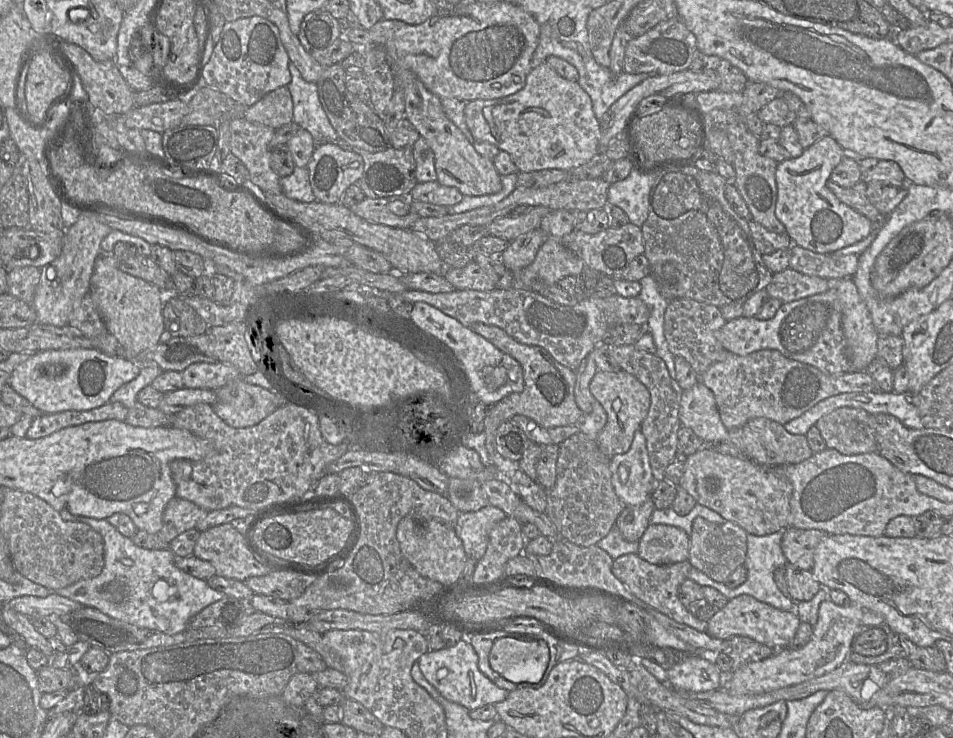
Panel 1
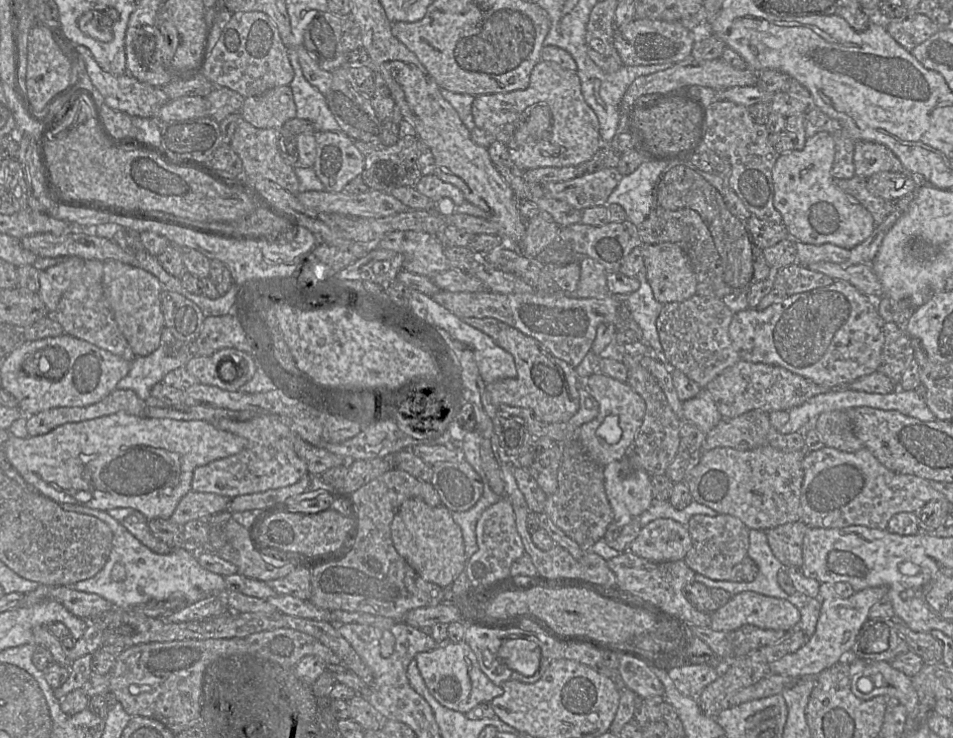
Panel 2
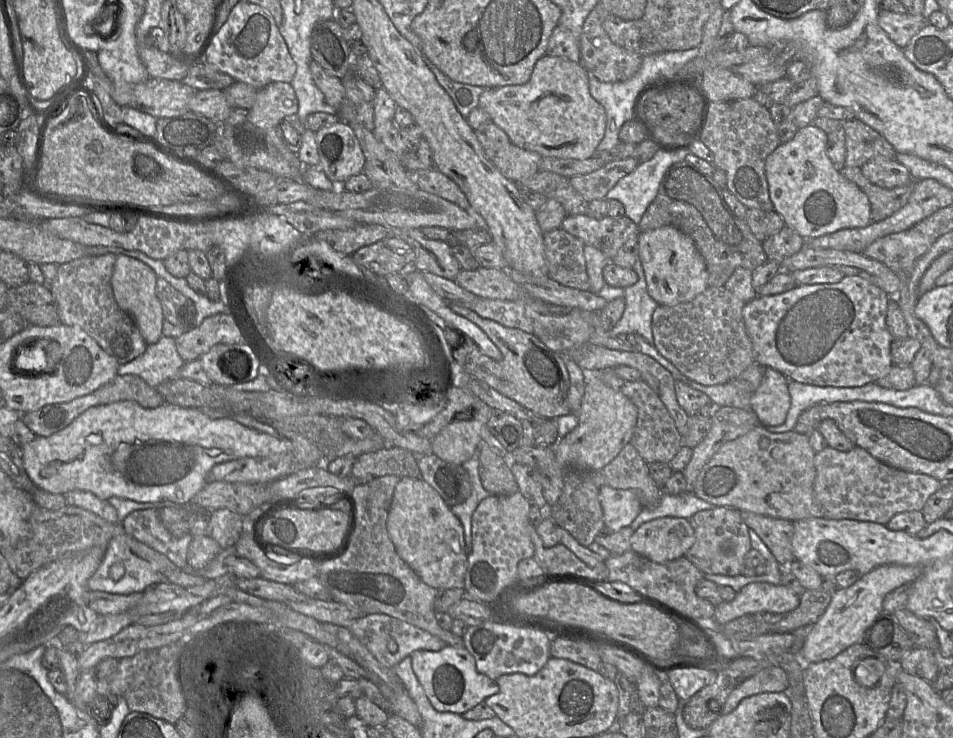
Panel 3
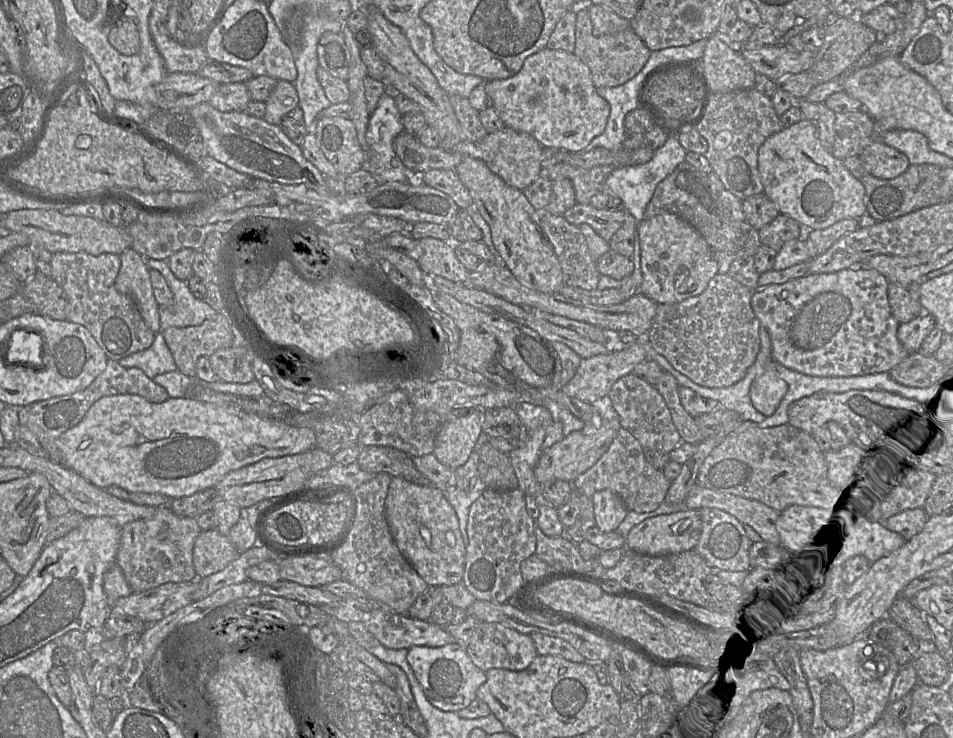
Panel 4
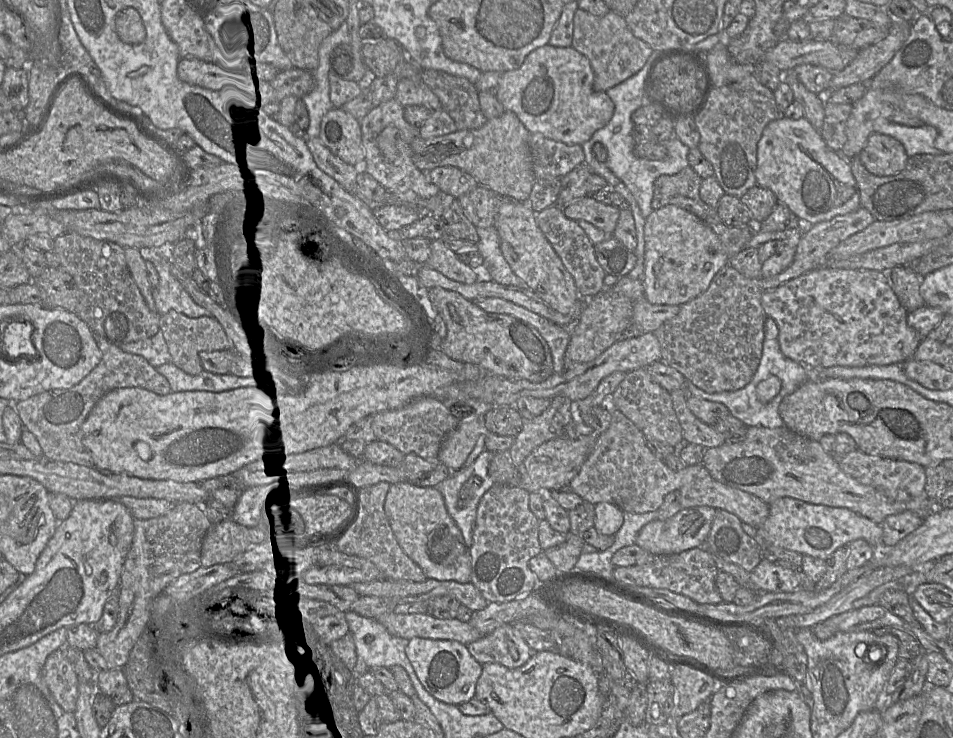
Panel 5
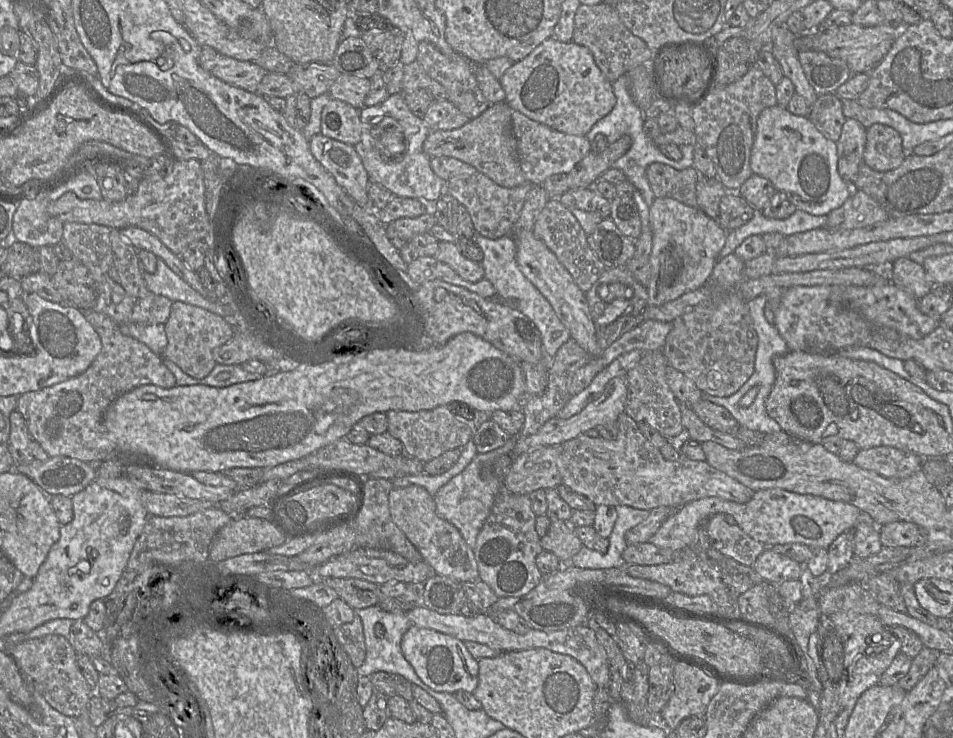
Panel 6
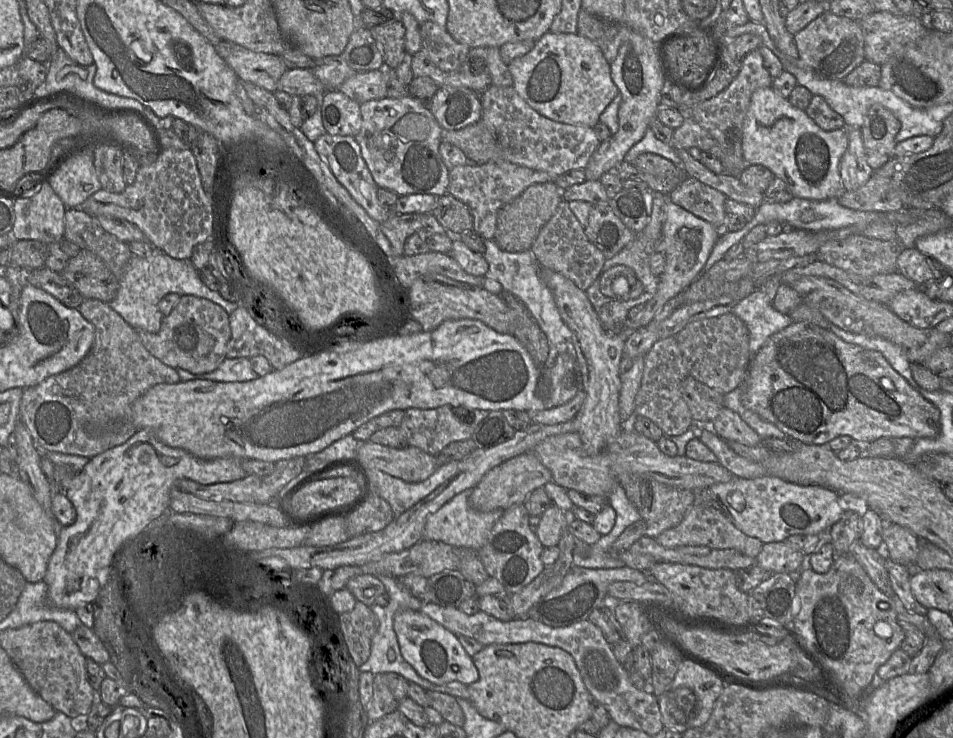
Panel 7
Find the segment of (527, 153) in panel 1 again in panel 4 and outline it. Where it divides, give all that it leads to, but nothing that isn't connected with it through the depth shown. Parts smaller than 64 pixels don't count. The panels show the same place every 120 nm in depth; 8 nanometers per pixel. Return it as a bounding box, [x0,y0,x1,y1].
[484,47,610,152]

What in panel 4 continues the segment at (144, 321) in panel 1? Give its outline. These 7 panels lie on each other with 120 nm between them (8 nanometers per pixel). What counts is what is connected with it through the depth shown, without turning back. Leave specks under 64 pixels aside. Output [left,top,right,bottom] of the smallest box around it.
[115,248,160,333]

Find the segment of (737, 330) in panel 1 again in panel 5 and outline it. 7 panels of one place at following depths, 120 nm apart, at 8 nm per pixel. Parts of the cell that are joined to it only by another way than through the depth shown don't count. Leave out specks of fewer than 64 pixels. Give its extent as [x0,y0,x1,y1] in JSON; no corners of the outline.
[761,267,922,369]

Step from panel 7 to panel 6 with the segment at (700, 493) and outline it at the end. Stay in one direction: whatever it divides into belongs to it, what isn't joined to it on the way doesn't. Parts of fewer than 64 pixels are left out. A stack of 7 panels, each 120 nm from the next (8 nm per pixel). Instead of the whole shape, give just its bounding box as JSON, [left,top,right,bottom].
[707,513,765,567]

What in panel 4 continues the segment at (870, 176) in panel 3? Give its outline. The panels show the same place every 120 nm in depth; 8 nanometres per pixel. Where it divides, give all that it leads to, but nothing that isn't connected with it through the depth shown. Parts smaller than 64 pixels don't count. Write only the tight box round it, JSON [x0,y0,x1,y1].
[858,139,910,179]

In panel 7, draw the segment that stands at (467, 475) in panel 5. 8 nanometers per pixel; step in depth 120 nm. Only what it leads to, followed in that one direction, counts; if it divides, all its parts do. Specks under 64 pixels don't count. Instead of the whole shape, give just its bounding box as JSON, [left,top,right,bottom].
[423,489,503,552]

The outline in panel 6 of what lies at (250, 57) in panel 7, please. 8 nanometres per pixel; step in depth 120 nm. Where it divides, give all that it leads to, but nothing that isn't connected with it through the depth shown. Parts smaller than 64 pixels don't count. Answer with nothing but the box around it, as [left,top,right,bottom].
[198,46,267,93]

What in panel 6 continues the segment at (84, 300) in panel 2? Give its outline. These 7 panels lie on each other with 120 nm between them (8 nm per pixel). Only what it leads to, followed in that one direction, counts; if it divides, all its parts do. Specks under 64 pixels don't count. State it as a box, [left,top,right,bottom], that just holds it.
[62,222,173,324]

